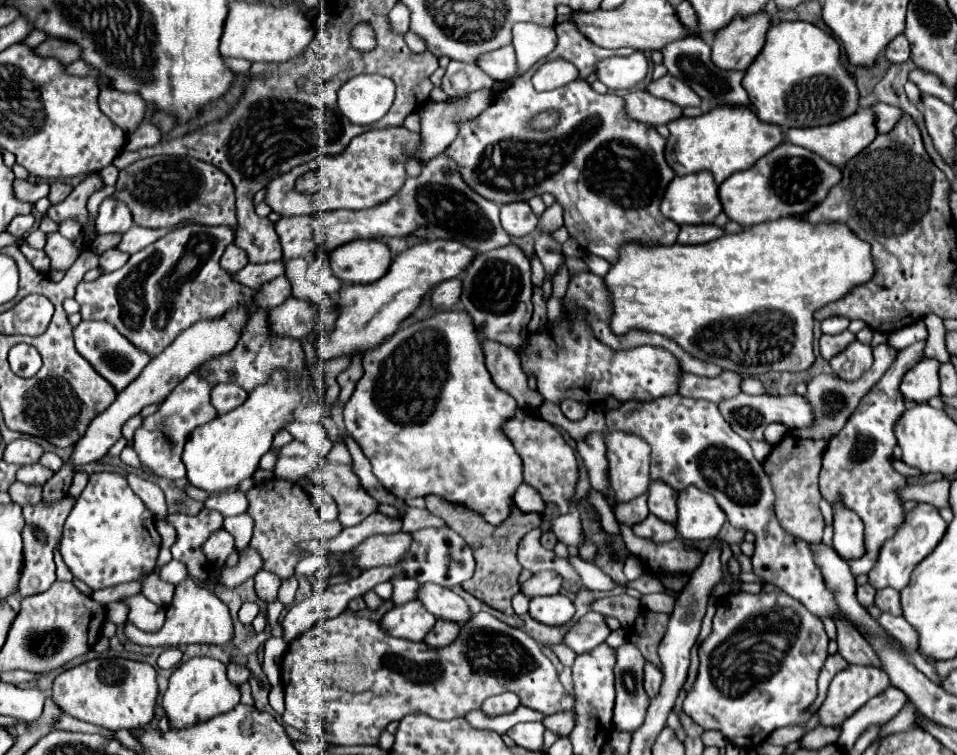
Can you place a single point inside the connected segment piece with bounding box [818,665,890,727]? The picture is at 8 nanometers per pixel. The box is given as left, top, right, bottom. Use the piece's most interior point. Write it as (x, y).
(850, 689)

